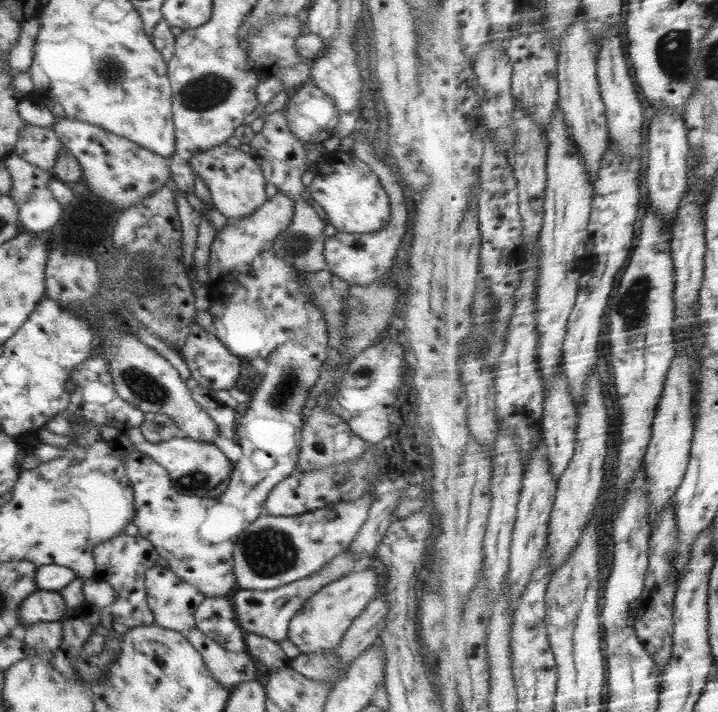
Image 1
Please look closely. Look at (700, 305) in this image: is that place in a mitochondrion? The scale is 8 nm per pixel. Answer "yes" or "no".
no

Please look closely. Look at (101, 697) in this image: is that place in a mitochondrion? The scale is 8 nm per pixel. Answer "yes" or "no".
no

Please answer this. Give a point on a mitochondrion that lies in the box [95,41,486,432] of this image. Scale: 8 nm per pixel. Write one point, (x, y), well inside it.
(206, 91)

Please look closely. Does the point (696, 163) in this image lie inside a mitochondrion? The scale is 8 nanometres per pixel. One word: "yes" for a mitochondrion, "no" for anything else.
no

